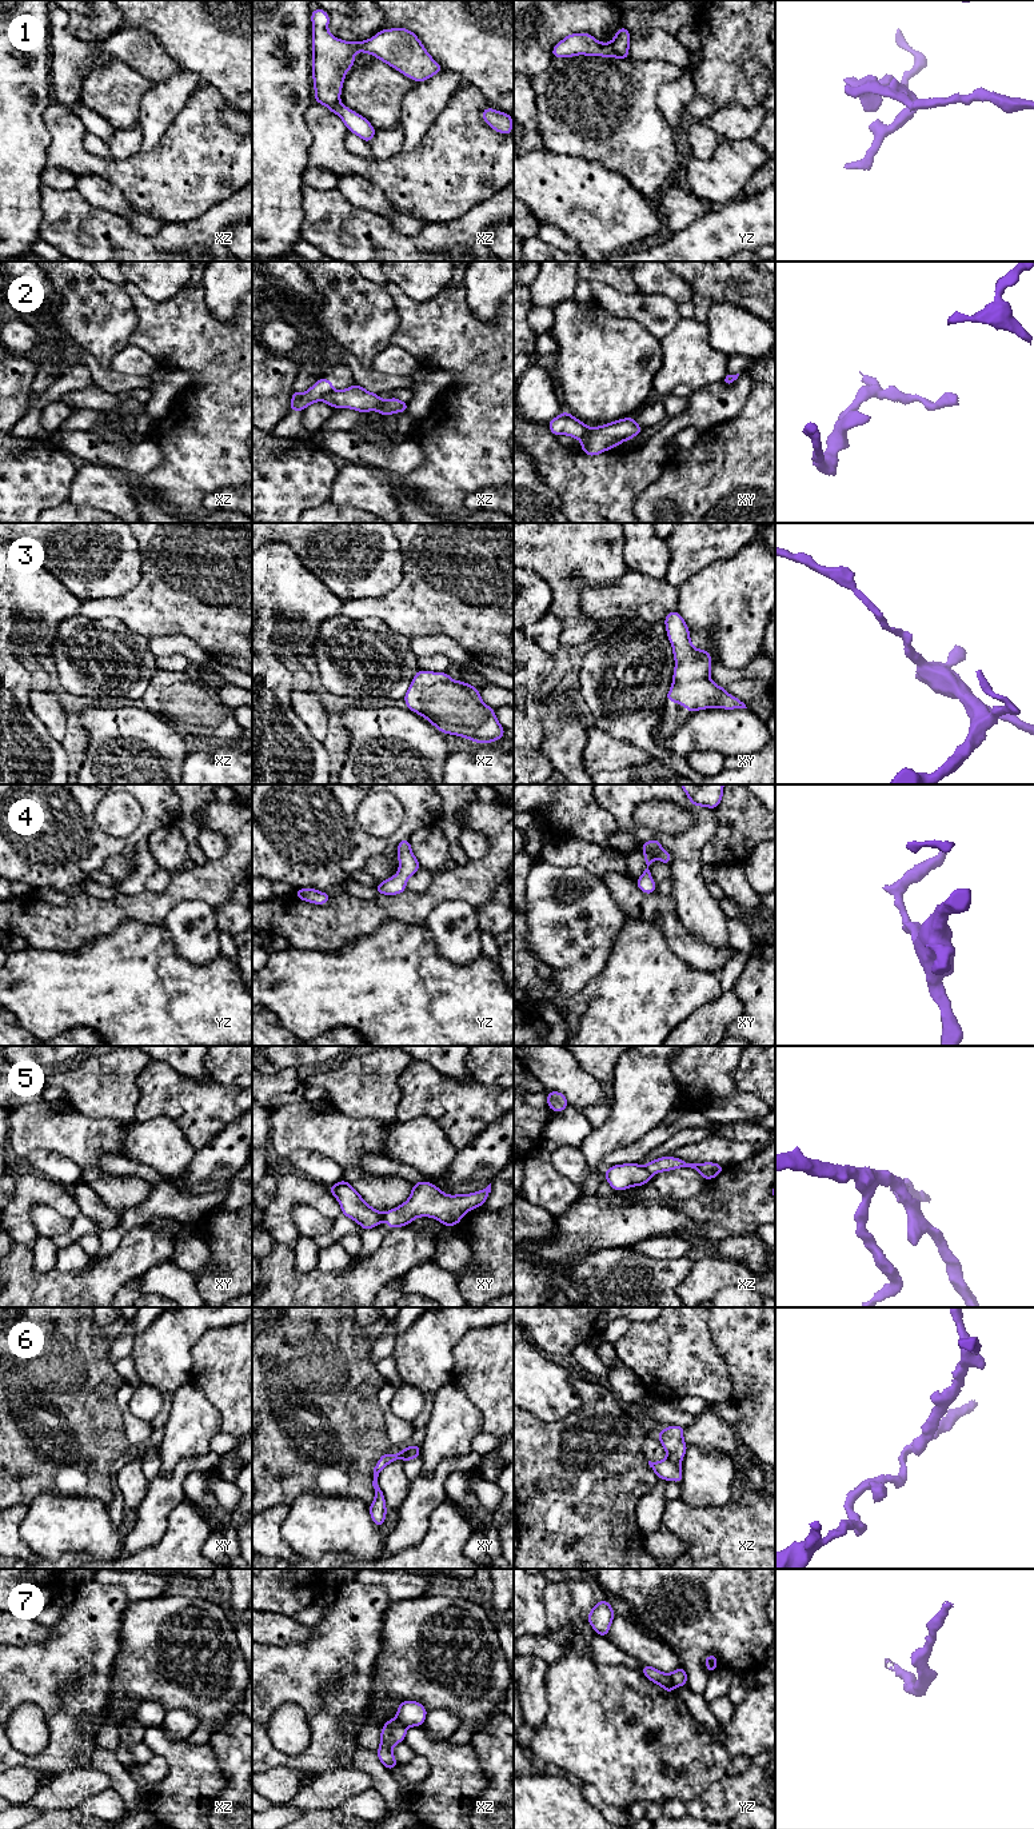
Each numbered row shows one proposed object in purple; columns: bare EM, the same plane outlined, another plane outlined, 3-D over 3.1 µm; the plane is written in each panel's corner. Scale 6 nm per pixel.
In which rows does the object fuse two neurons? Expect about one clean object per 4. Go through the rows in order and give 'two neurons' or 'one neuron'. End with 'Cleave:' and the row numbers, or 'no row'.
1: two neurons
2: two neurons
3: one neuron
4: one neuron
5: two neurons
6: two neurons
7: two neurons
Cleave: 1, 2, 5, 6, 7

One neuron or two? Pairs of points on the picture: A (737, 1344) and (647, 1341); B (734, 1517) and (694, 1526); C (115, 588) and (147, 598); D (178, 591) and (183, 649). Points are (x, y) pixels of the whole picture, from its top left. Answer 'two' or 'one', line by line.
A: two
B: one
C: two
D: two

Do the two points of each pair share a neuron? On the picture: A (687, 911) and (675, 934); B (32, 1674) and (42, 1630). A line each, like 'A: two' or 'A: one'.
A: two
B: two

